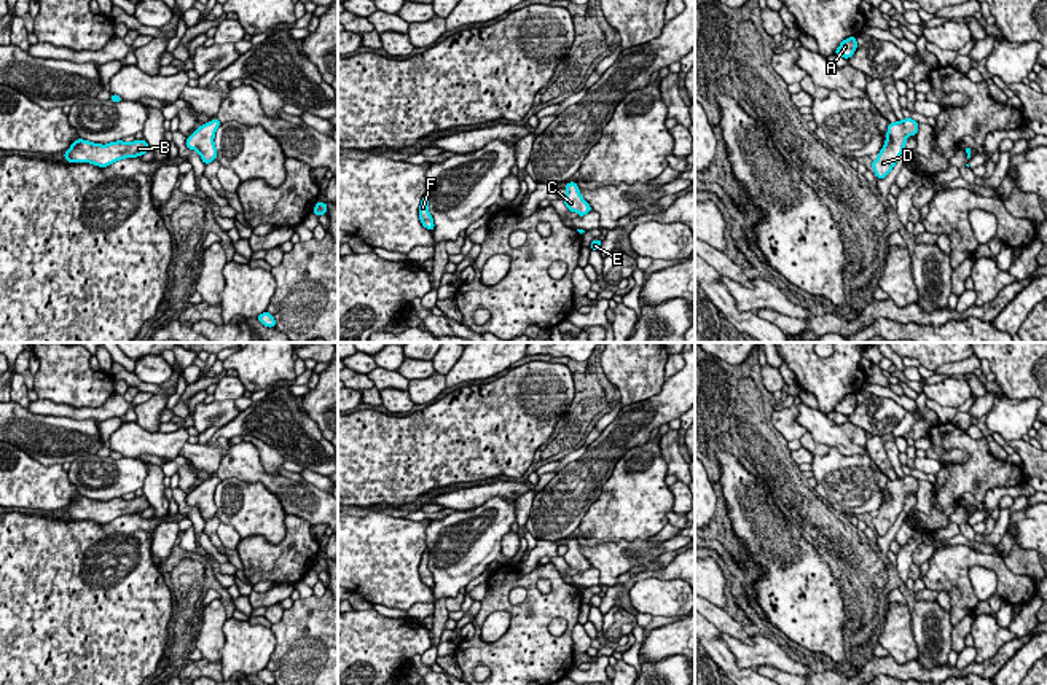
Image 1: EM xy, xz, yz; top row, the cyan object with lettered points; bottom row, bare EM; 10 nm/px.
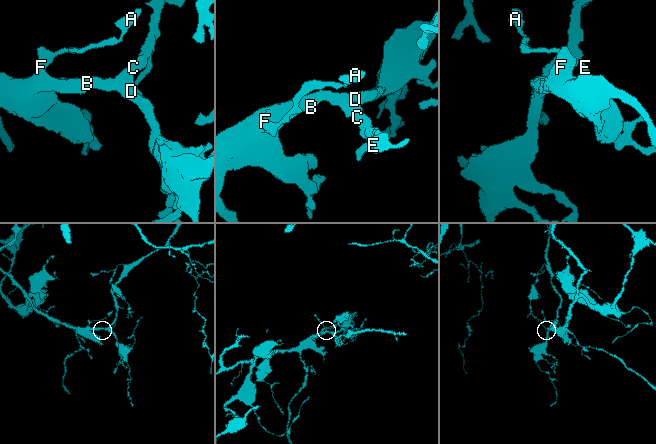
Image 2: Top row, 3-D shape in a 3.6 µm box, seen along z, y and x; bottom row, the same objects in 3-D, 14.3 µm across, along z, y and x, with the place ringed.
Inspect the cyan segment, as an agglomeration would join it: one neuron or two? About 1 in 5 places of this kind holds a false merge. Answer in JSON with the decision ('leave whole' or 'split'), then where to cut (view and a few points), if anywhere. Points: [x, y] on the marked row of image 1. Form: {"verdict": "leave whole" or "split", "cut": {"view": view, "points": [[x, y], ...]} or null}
{"verdict": "leave whole", "cut": null}

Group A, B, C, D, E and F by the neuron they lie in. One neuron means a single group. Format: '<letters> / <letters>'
A B C D E F

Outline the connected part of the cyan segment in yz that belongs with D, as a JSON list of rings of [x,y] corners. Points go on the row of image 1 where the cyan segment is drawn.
[[[912,118],[888,124],[884,147],[878,153],[878,158],[872,161],[878,180],[883,180],[891,172],[899,156],[904,153],[907,137],[915,135],[916,132],[918,123]]]

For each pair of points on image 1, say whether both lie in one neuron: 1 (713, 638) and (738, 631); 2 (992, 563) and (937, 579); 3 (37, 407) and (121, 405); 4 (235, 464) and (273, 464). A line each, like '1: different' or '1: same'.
1: different
2: same
3: same
4: different

